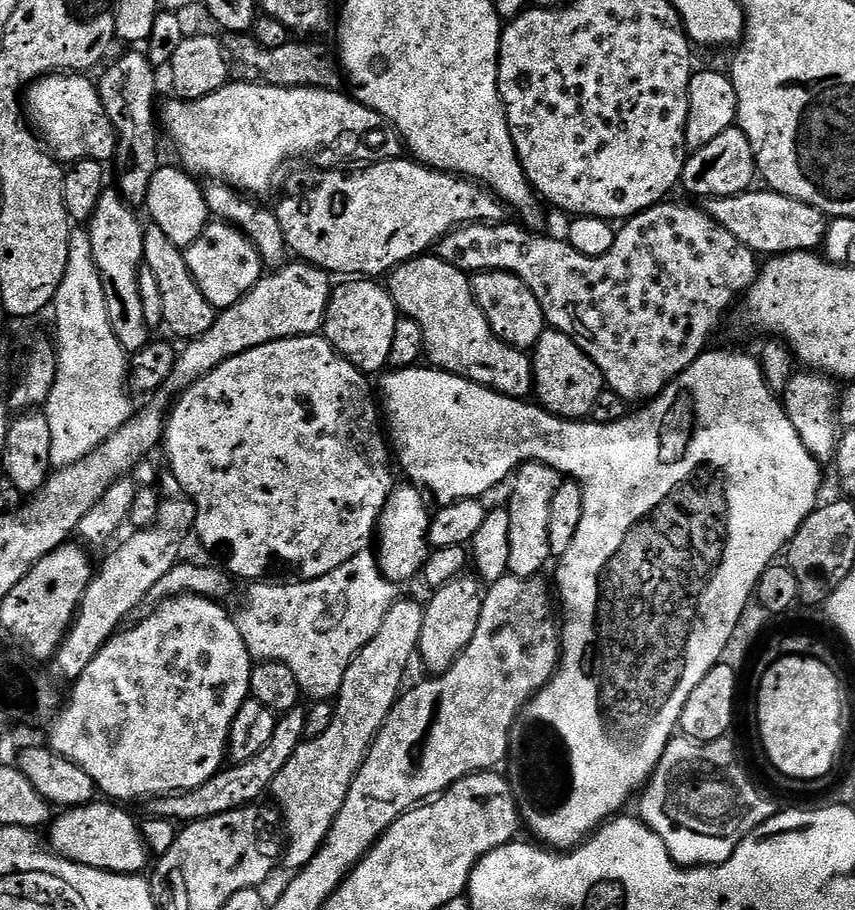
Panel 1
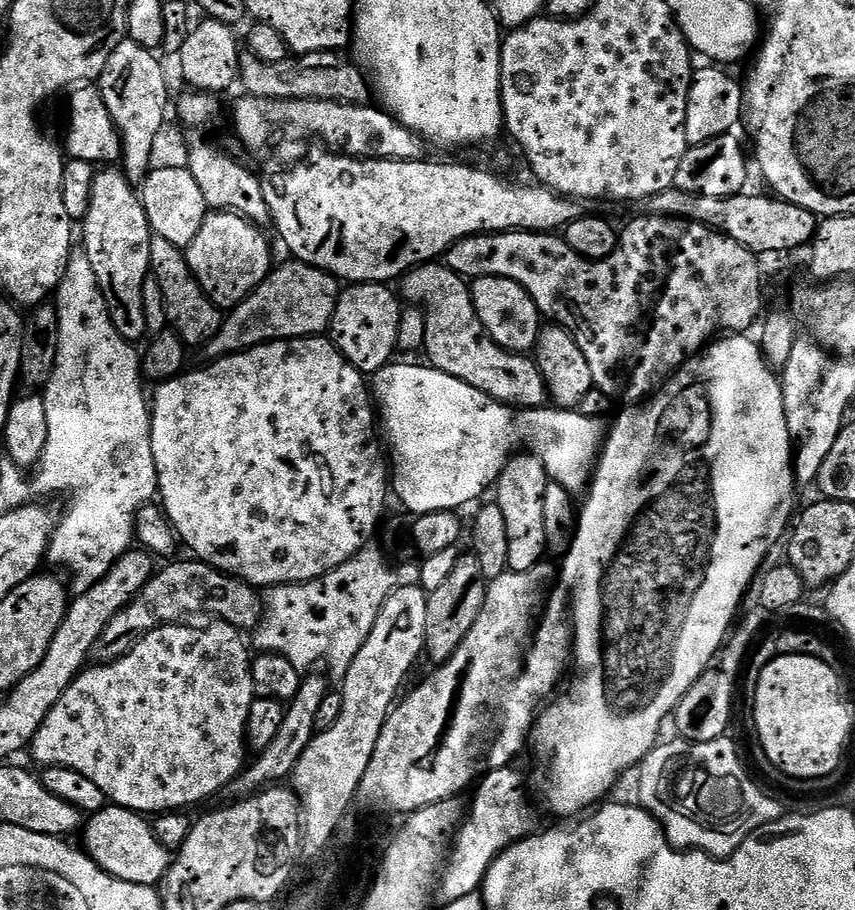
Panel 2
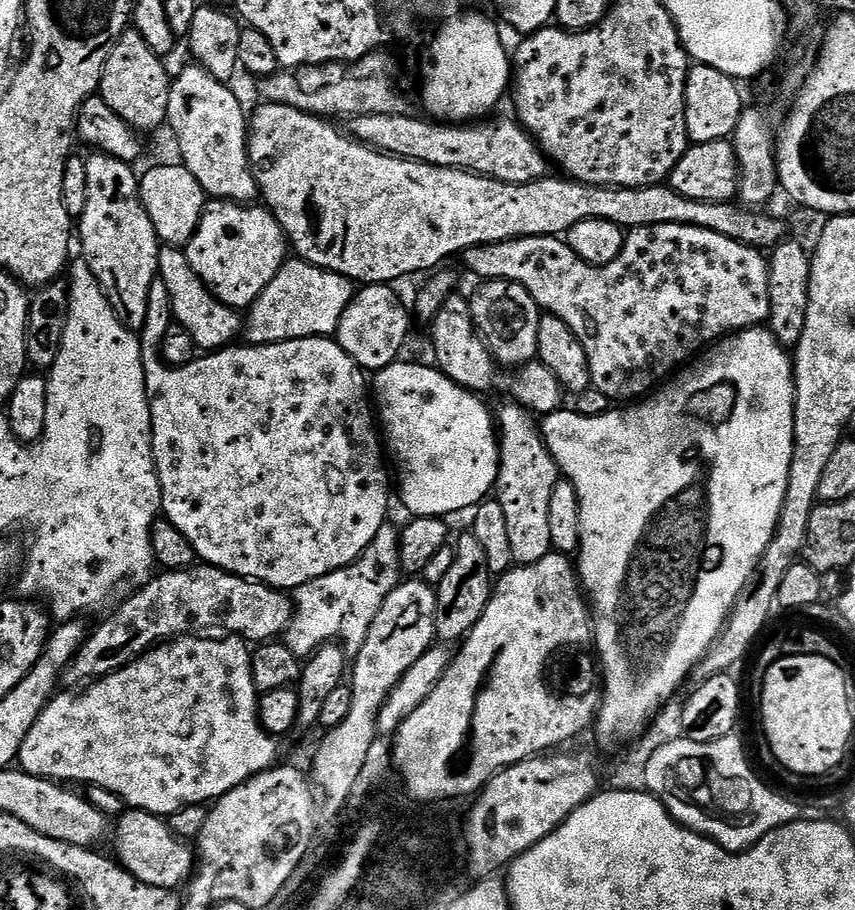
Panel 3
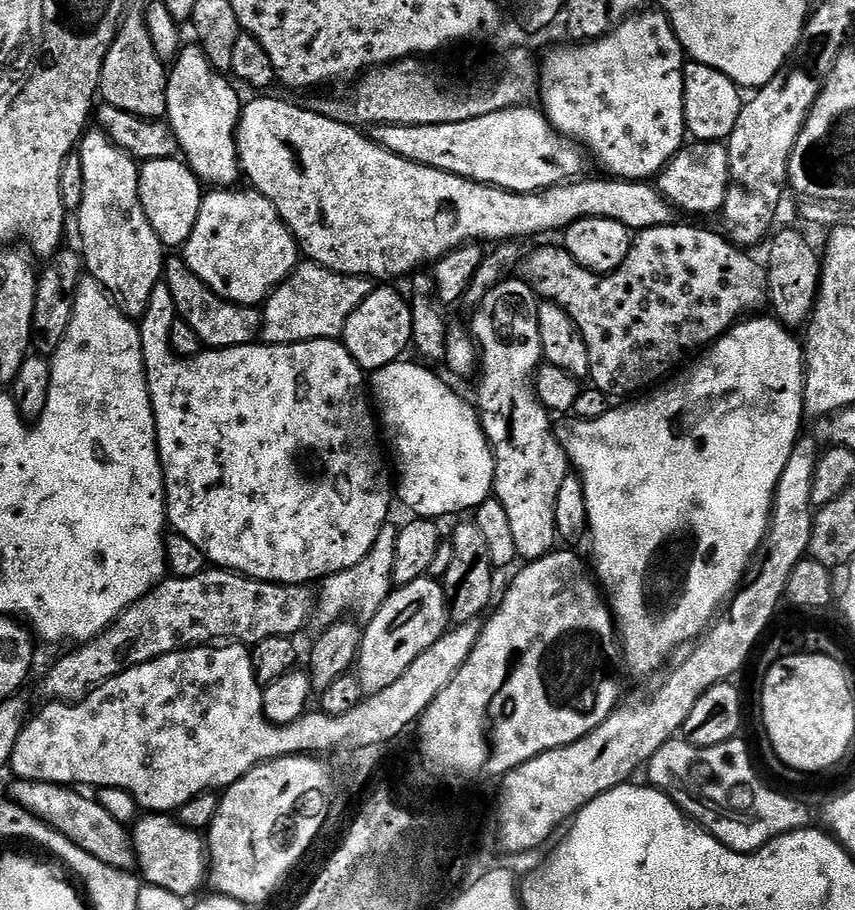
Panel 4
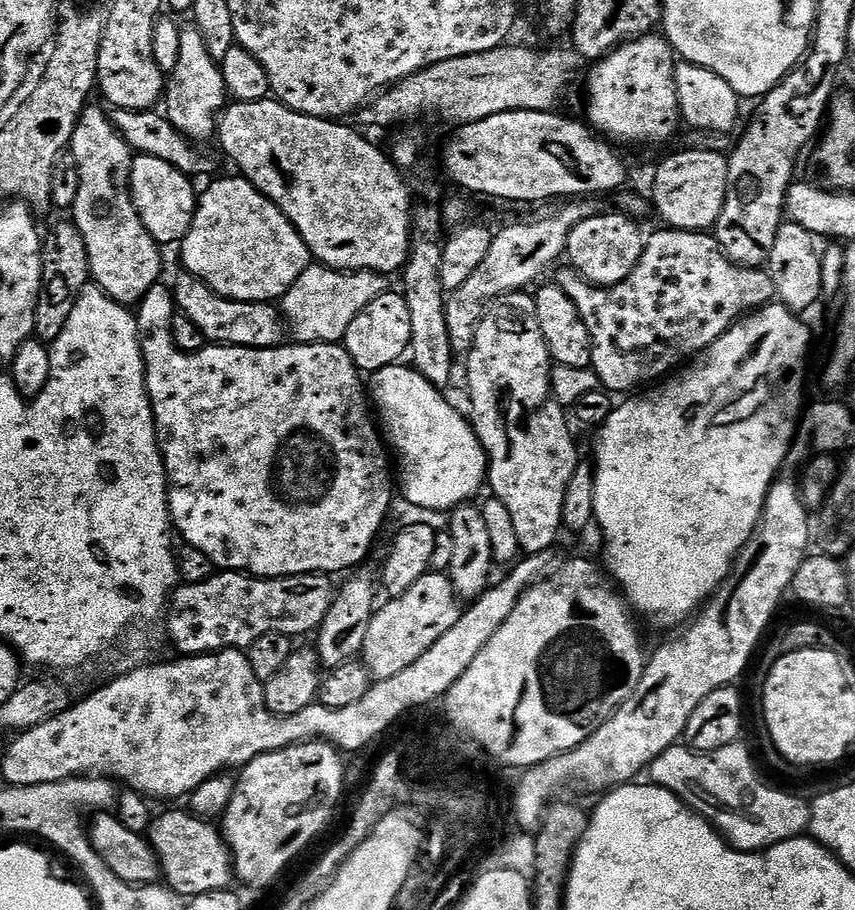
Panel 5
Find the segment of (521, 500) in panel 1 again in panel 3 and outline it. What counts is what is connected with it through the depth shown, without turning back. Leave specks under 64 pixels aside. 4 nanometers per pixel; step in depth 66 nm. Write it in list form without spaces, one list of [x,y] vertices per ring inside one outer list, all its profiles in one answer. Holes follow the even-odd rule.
[[[515,402],[505,403],[505,408],[501,410],[500,416],[498,412],[498,439],[500,442],[500,469],[498,470],[498,478],[496,479],[496,486],[494,489],[494,499],[502,506],[503,512],[506,514],[506,527],[510,534],[510,554],[512,555],[513,561],[517,565],[521,564],[533,564],[538,562],[538,558],[546,558],[546,554],[552,551],[552,543],[550,542],[550,494],[554,490],[558,479],[558,469],[554,458],[550,454],[550,450],[544,445],[544,437],[540,435],[538,427],[538,420],[533,413],[529,412],[528,409],[520,407]]]

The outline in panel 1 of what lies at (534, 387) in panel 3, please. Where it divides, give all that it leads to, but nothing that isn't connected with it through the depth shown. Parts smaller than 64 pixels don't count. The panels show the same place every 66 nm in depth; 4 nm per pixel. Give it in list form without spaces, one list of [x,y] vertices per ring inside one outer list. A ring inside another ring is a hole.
[[[425,254],[410,262],[400,264],[395,270],[387,273],[386,287],[393,302],[396,303],[397,313],[401,317],[418,322],[418,326],[422,326],[426,360],[431,367],[473,380],[474,383],[493,388],[495,392],[500,392],[504,396],[528,398],[533,395],[531,355],[527,351],[513,348],[505,340],[498,339],[494,330],[490,330],[490,322],[486,314],[482,314],[476,295],[472,293],[469,273],[450,266],[450,262],[442,262],[435,254]]]

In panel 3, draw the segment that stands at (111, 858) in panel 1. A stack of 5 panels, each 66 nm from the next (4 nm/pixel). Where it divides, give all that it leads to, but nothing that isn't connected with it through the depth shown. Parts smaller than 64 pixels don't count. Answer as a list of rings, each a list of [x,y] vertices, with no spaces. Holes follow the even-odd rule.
[[[140,808],[125,810],[115,821],[111,836],[119,867],[125,868],[135,880],[146,886],[176,890],[180,882],[182,884],[191,873],[193,849],[170,831],[167,819],[144,812]]]

